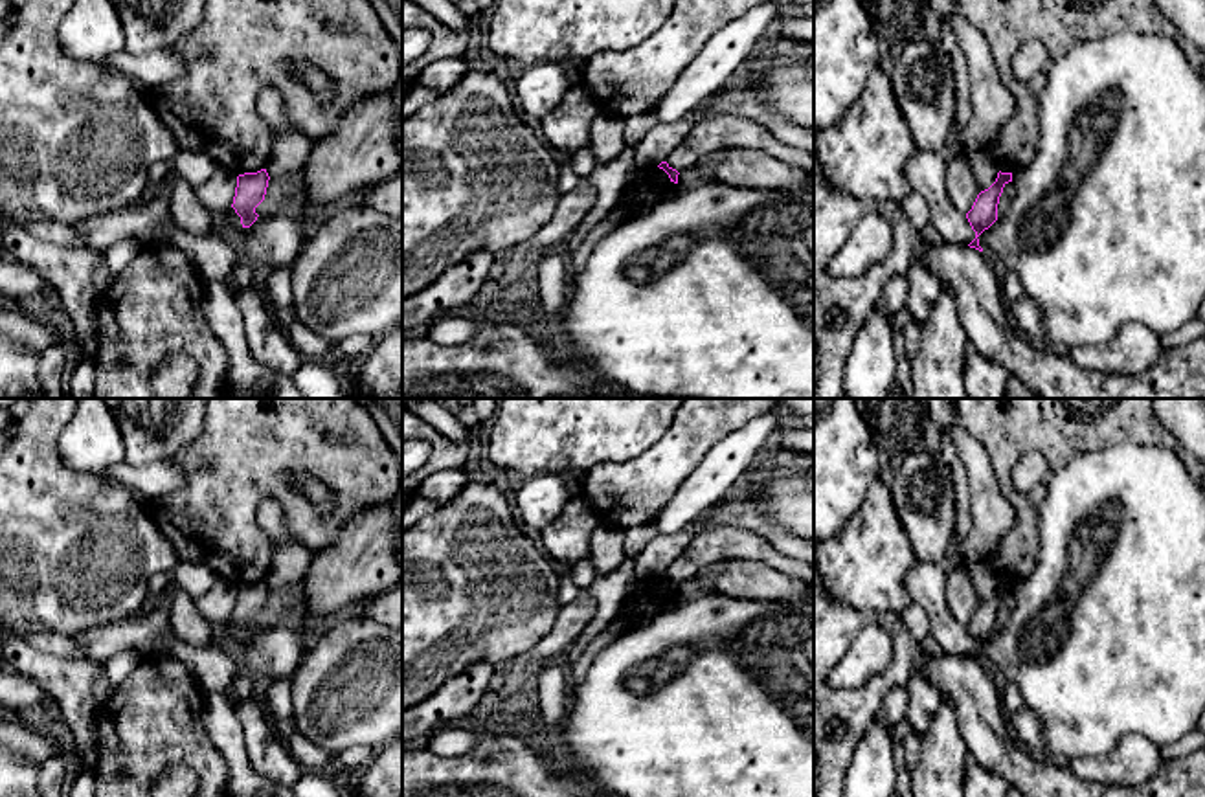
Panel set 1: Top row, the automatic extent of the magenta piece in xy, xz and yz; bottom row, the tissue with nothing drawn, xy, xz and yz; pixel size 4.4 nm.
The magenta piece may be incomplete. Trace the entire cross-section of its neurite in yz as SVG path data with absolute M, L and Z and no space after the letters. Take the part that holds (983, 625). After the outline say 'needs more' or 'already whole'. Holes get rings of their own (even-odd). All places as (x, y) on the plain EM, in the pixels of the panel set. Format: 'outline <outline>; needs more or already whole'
outline M999 582L996 593L977 606L972 621L966 624L966 630L975 643L975 650L968 656L970 659L983 663L977 648L997 632L999 608L1008 593L1012 593L1012 584Z; already whole

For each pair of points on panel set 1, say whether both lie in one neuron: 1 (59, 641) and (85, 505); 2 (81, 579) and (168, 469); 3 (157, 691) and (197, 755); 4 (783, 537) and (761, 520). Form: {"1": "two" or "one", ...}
{"1": "one", "2": "two", "3": "one", "4": "one"}

